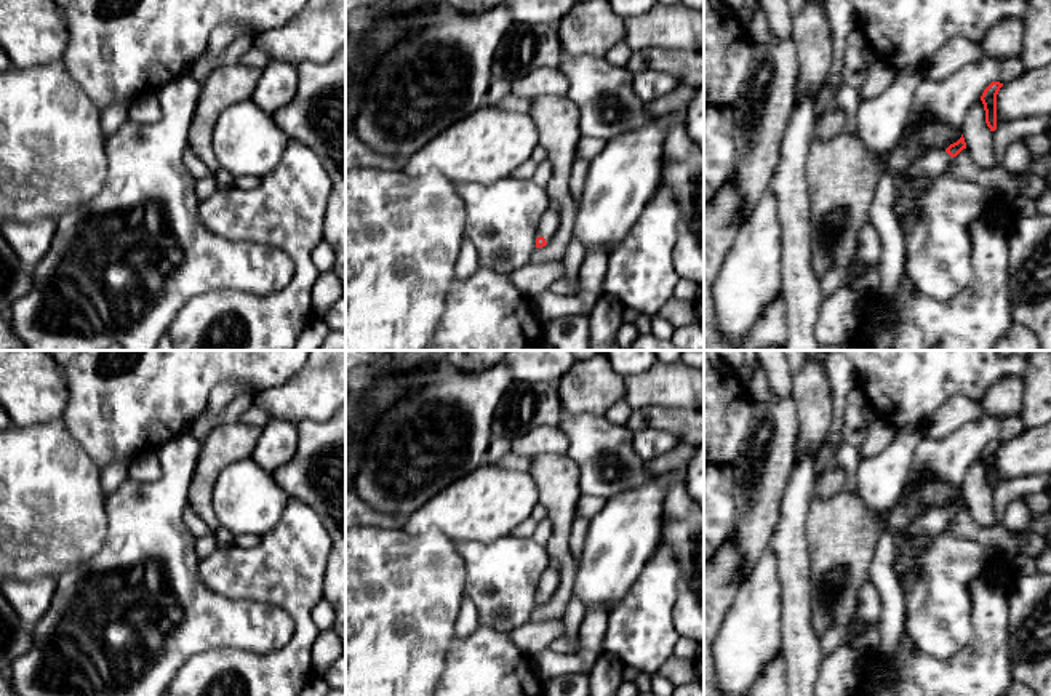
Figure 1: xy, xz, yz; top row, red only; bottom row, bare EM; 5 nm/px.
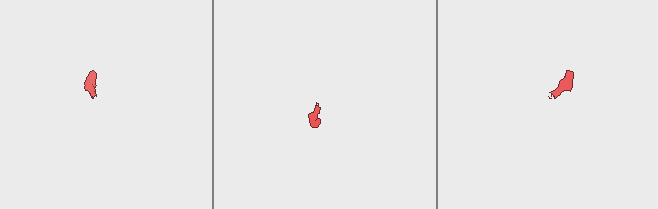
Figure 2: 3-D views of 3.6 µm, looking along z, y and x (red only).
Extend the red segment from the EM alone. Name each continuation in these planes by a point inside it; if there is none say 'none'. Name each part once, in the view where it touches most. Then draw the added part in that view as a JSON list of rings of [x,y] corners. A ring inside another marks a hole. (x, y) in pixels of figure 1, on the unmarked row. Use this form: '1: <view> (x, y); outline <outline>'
1: xz (551, 578); outline [[[550,560],[549,568],[542,573],[537,595],[544,595],[549,602],[560,584],[560,565]]]

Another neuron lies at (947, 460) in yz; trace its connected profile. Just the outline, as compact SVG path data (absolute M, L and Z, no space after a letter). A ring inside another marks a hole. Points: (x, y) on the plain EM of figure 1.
M984 413L977 421L953 430L942 440L923 435L913 451L905 482L929 477L960 488L969 466L981 458L992 440L1005 443L1024 430L1022 414L1000 419Z

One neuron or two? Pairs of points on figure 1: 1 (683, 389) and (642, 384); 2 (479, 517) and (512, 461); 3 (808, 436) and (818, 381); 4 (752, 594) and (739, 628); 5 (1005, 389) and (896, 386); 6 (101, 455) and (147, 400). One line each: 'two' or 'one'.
1: one
2: two
3: one
4: one
5: two
6: one

